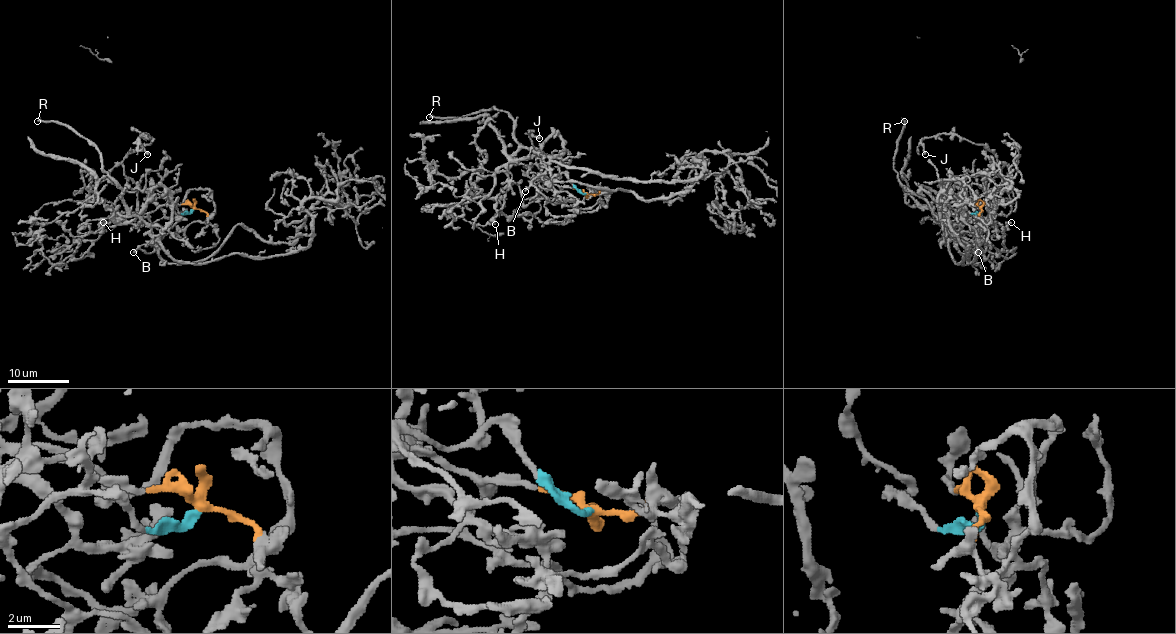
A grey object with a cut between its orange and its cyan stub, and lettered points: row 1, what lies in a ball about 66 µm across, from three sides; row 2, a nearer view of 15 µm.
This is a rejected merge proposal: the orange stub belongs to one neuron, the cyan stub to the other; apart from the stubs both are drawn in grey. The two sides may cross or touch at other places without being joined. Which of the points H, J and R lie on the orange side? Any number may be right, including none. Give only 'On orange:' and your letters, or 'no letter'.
On orange: J

